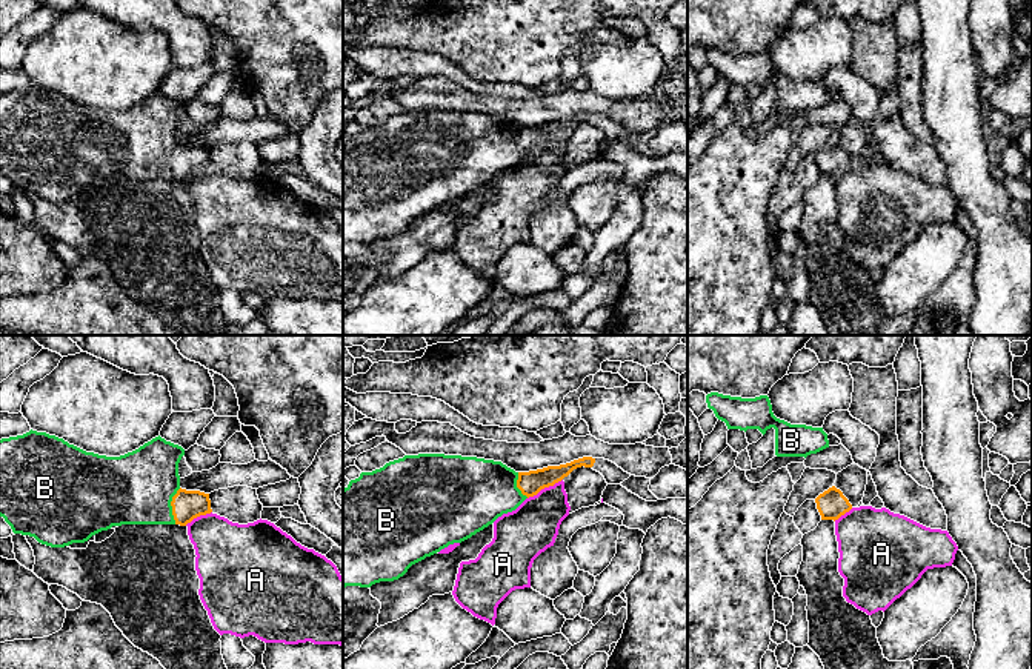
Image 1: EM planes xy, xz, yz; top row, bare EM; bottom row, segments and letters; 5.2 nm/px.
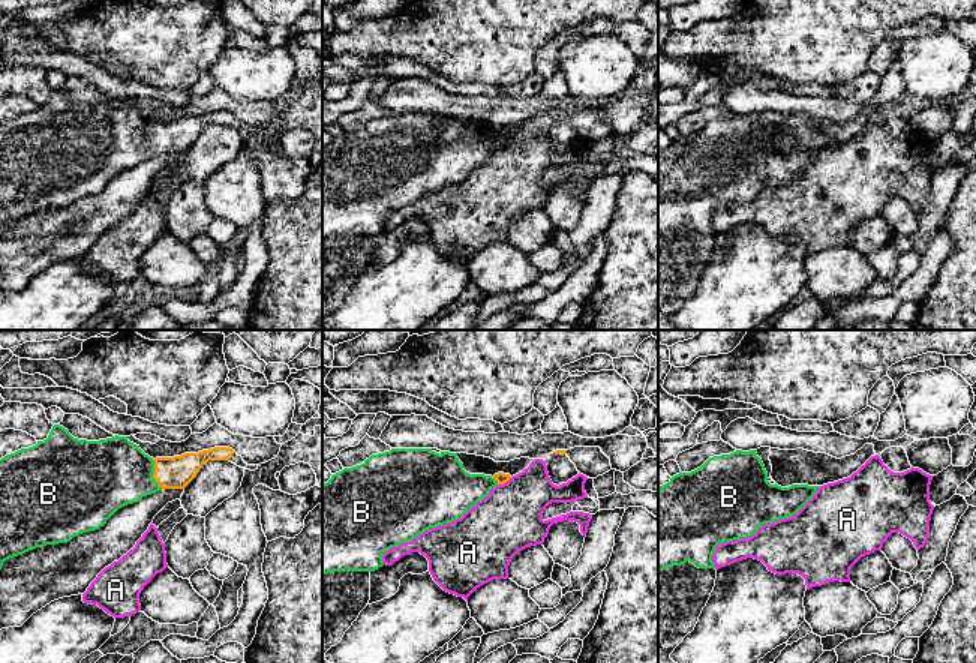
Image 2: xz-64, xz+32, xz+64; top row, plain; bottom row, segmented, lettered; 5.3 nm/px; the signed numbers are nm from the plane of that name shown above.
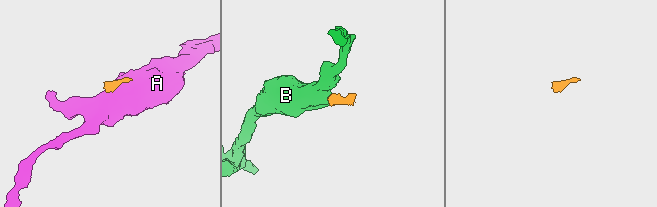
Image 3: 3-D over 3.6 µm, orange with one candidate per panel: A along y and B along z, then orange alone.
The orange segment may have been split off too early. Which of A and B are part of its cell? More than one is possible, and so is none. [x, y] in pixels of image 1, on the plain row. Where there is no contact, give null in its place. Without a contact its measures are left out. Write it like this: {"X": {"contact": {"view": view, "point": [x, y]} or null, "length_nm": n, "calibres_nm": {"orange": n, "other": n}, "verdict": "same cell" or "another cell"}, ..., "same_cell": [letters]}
{"A": {"contact": {"view": "xz", "point": [545, 142]}, "length_nm": 220, "calibres_nm": {"orange": 120, "other": 260}, "verdict": "another cell"}, "B": {"contact": {"view": "xy", "point": [171, 160]}, "length_nm": 190, "calibres_nm": {"orange": 160, "other": 380}, "verdict": "same cell"}, "same_cell": ["B"]}

